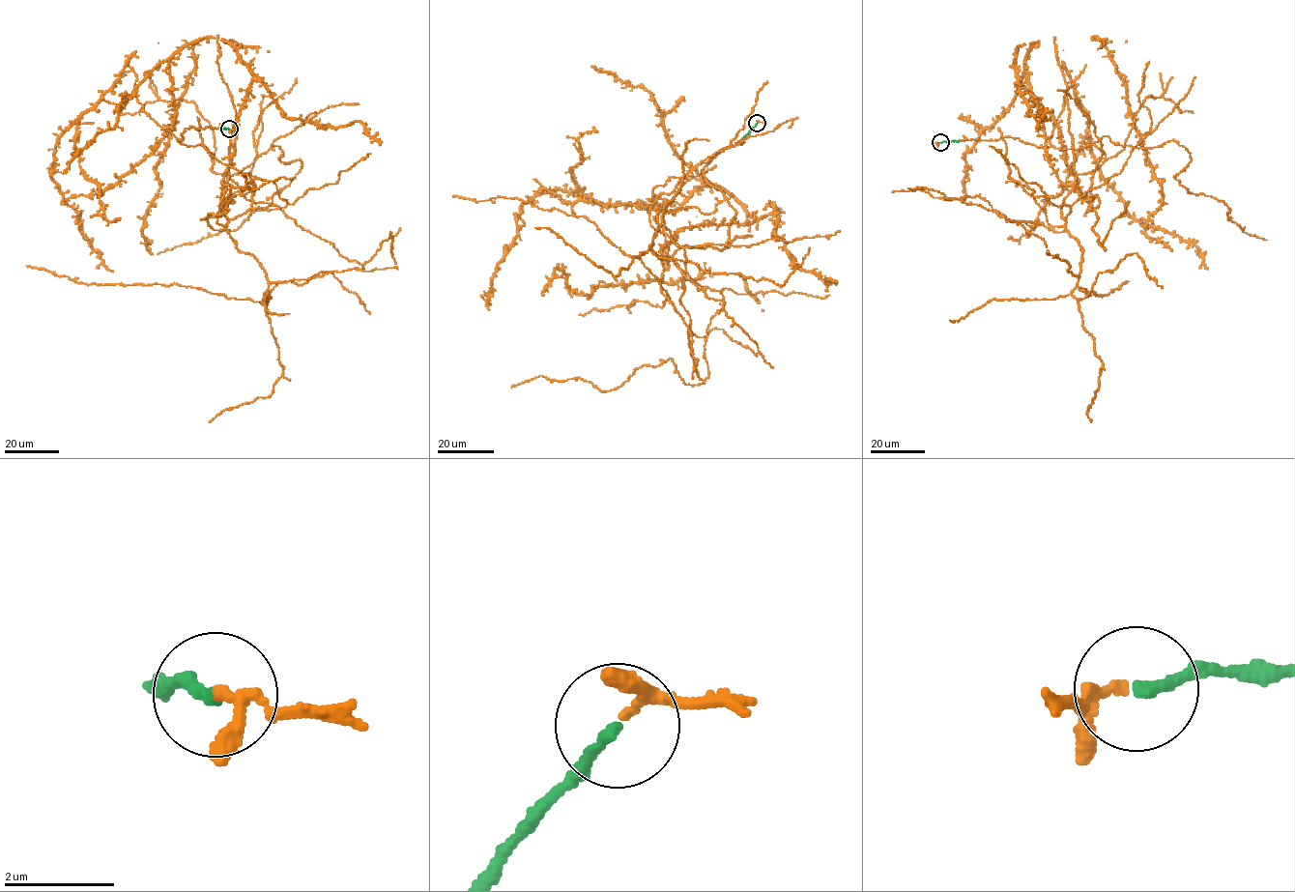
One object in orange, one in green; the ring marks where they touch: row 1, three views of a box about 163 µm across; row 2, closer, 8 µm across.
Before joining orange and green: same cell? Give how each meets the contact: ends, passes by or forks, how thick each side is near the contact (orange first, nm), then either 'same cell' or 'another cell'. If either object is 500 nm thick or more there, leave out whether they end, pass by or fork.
orange passes by; green ends there; 140 nm thick on the orange side, 200 nm on the other; same cell

